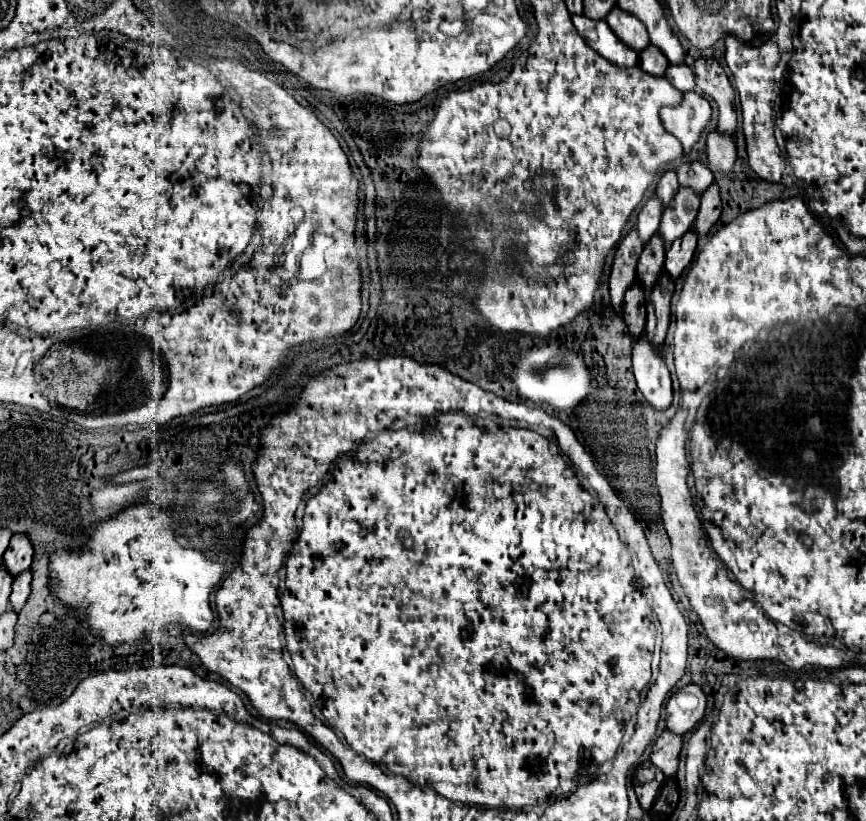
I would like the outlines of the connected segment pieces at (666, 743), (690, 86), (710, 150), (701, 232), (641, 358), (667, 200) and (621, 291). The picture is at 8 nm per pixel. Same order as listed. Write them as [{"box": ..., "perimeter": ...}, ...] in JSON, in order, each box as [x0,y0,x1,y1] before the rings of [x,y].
[{"box":[649,730,681,778],"perimeter":[[[665,730],[653,744],[653,750],[649,754],[649,762],[653,766],[657,766],[667,778],[675,776],[677,772],[677,764],[679,764],[679,754],[681,754],[681,736],[671,734],[669,730]]]},{"box":[665,64,695,92],"perimeter":[[[681,64],[681,66],[669,66],[665,72],[665,78],[681,92],[689,92],[695,90],[695,74],[689,66]]]},{"box":[707,132,737,174],"perimeter":[[[711,132],[707,136],[707,158],[709,158],[709,168],[717,170],[721,174],[729,174],[735,158],[737,158],[737,150],[735,144],[729,136],[723,136],[719,132]]]},{"box":[693,184,721,238],"perimeter":[[[711,184],[709,190],[703,192],[701,196],[701,208],[699,208],[699,214],[695,218],[695,224],[693,224],[693,232],[703,238],[707,236],[707,232],[711,230],[711,226],[719,220],[719,214],[721,214],[721,198],[719,198],[719,188],[715,184]]]},{"box":[633,336,673,412],"perimeter":[[[645,336],[633,344],[633,374],[643,398],[657,412],[665,412],[673,400],[669,370]]]},{"box":[655,170,679,210],"perimeter":[[[669,170],[661,176],[659,184],[657,184],[657,190],[655,190],[655,196],[661,200],[663,204],[663,210],[673,202],[673,196],[677,194],[679,190],[679,184],[677,184],[677,176],[675,176],[675,170]]]},{"box":[609,230,643,314],"perimeter":[[[631,230],[619,244],[615,252],[615,262],[609,276],[609,292],[611,292],[611,304],[617,314],[623,312],[623,298],[629,286],[637,280],[637,260],[643,252],[643,242],[637,236],[637,230]]]}]

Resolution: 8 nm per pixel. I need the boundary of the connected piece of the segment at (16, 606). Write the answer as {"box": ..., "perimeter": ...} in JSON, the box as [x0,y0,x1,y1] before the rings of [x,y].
{"box":[9,570,31,614],"perimeter":[[[27,570],[27,572],[23,572],[23,574],[19,574],[15,580],[13,580],[13,592],[11,592],[11,596],[9,596],[9,602],[11,602],[11,606],[13,606],[13,610],[19,614],[21,612],[21,608],[25,606],[25,600],[27,600],[27,596],[29,596],[29,592],[31,592],[31,572]]]}

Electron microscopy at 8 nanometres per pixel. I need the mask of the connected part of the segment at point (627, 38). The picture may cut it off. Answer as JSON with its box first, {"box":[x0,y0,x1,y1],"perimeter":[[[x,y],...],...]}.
{"box":[607,6,649,52],"perimeter":[[[617,6],[609,12],[607,24],[619,36],[619,40],[625,46],[633,48],[635,52],[643,52],[649,46],[649,36],[647,36],[645,26],[637,18],[633,18],[631,14],[619,10]]]}

